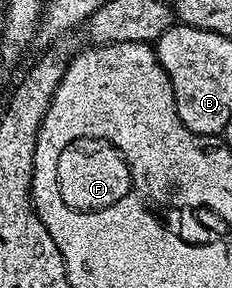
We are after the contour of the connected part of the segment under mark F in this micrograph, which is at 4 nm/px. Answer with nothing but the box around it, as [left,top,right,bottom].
[54,131,139,216]

